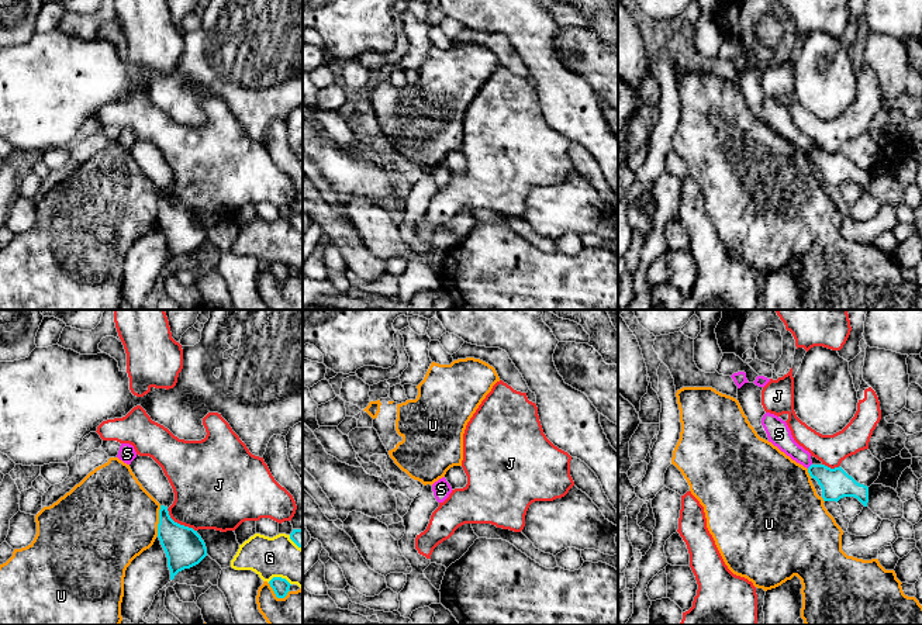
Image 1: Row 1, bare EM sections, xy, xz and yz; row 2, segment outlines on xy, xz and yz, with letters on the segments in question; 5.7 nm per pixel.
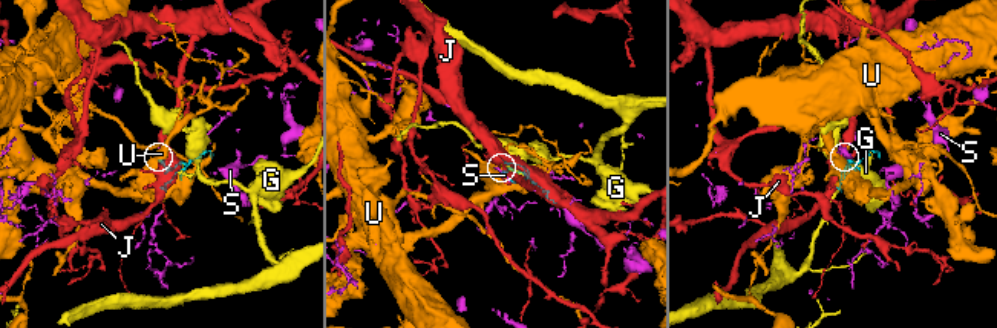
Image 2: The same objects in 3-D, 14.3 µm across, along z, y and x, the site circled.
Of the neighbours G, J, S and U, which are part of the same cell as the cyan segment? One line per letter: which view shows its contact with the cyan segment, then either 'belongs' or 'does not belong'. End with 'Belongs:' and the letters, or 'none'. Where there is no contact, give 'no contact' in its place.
G: xy | does not belong
J: xy | does not belong
S: yz | does not belong
U: xy | does not belong
Belongs: none

